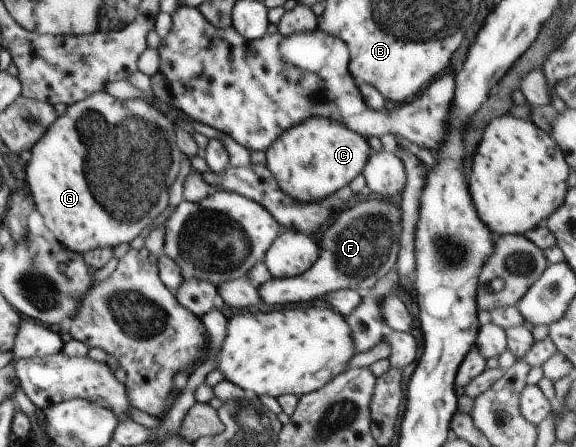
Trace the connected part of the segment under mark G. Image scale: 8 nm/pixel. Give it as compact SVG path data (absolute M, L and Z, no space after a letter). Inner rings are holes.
M105 91L96 94L105 95L105 110L114 108L118 115L123 111L123 121L119 125L105 123L104 113L87 109L87 98L71 104L65 115L57 116L45 135L32 147L31 160L26 168L29 191L45 225L63 246L80 254L97 248L114 249L121 243L131 243L143 229L151 229L153 221L169 205L169 188L185 156L178 148L175 123L169 114L165 115L145 98L120 101ZM123 157L127 163L131 161L131 171L135 169L137 175L123 175Z

